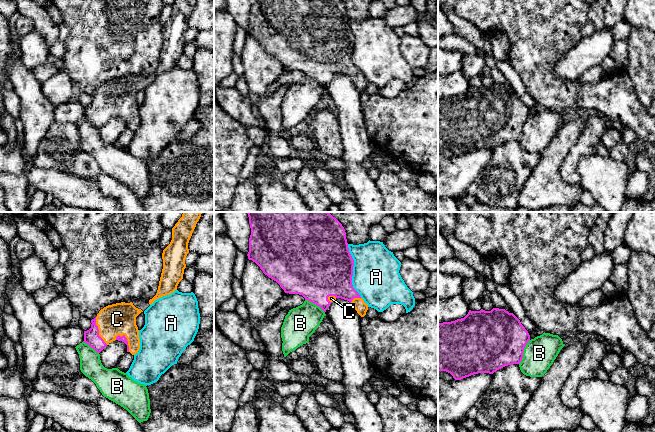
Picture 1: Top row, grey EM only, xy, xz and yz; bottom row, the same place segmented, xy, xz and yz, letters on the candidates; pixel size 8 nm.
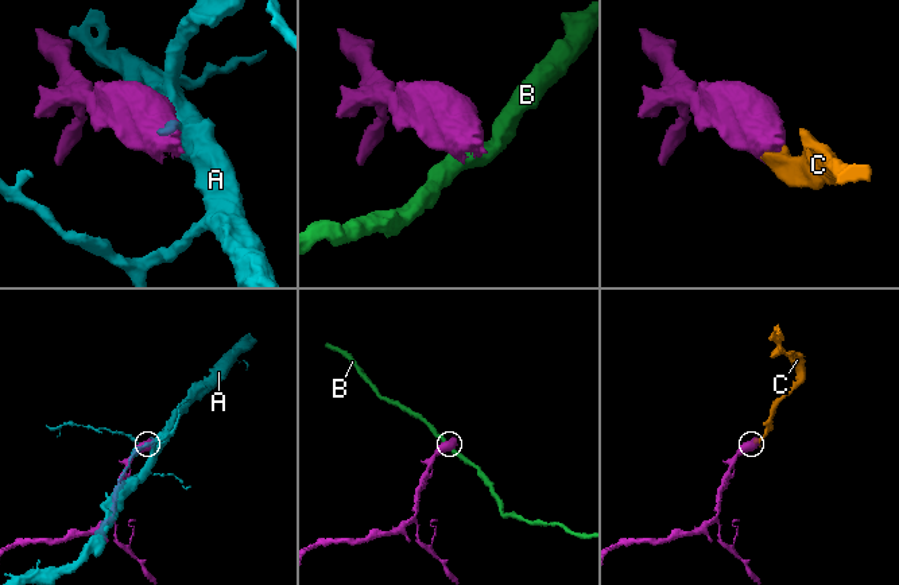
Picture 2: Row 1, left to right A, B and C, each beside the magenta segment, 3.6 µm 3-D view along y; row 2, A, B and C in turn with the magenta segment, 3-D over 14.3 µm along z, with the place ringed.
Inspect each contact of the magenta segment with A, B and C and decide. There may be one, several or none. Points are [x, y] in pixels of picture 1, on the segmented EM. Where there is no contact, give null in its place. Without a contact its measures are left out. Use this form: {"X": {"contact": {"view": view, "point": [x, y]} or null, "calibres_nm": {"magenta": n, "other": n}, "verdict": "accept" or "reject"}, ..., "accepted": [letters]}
{"A": {"contact": {"view": "xz", "point": [352, 271]}, "calibres_nm": {"magenta": 500, "other": 380}, "verdict": "reject"}, "B": {"contact": {"view": "yz", "point": [523, 351]}, "calibres_nm": {"magenta": 460, "other": 260}, "verdict": "reject"}, "C": {"contact": {"view": "xy", "point": [98, 330]}, "calibres_nm": {"magenta": 130, "other": 260}, "verdict": "accept"}, "accepted": ["C"]}

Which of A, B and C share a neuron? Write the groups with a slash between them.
A / B / C

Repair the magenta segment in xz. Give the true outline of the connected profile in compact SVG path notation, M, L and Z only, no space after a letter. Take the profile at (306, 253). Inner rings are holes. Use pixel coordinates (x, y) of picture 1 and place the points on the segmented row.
M247 212L251 235L248 259L255 262L265 275L276 281L285 293L302 295L324 312L337 298L349 301L364 317L368 305L353 288L354 260L349 252L346 232L342 224L329 212Z

